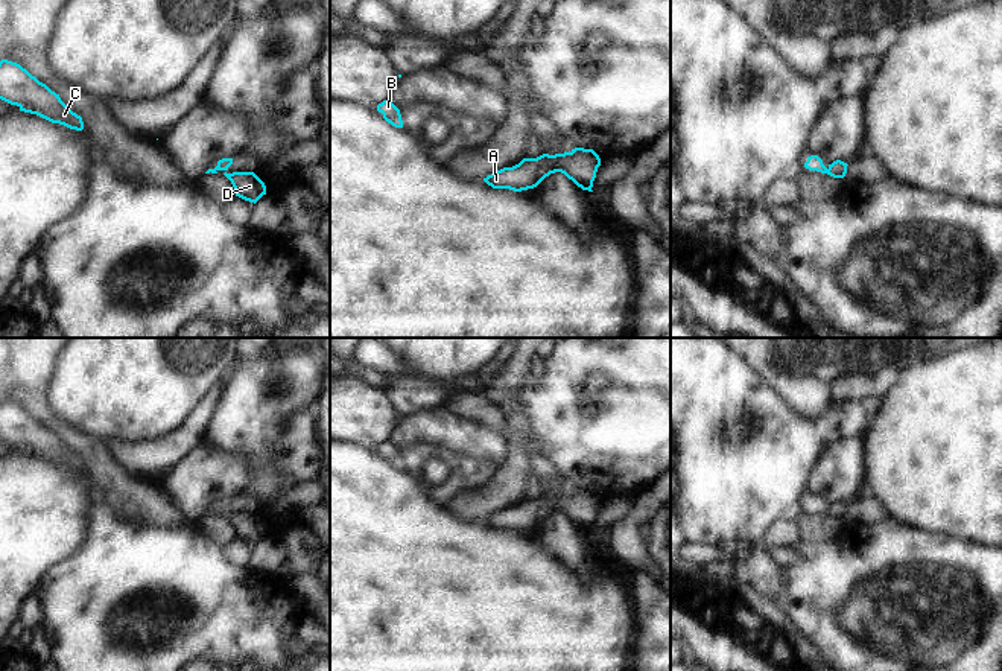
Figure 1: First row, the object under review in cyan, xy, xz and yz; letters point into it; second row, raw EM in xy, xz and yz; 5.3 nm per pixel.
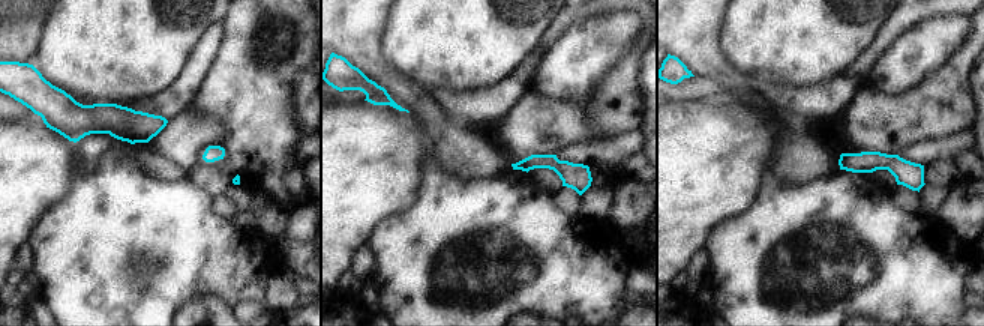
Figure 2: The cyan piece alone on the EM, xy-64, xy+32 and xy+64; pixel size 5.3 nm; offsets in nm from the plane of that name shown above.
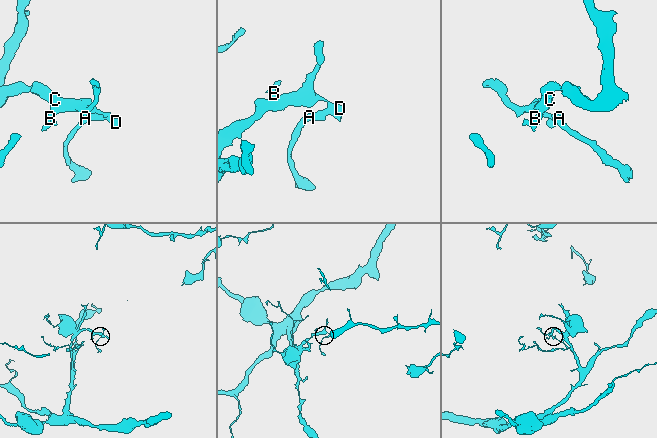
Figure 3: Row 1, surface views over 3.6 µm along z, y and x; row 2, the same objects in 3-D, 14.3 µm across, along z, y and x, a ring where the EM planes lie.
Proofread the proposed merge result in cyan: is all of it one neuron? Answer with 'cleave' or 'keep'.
cleave

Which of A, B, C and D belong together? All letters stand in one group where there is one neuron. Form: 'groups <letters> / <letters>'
groups A D / B C

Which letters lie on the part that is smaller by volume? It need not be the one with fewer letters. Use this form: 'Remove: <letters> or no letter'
Remove: A, D.

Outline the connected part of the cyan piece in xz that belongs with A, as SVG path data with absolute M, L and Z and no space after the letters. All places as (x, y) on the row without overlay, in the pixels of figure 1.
M575 488L564 495L523 499L518 505L503 508L484 522L493 529L522 533L537 528L550 514L561 513L582 531L593 533L599 507L601 499L593 490Z

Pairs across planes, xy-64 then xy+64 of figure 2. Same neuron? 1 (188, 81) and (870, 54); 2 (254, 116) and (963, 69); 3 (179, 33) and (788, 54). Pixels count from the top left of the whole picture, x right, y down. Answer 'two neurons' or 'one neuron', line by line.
1: two neurons
2: two neurons
3: one neuron

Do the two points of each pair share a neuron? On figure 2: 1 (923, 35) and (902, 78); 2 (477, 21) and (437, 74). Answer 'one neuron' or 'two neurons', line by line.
1: one neuron
2: one neuron

